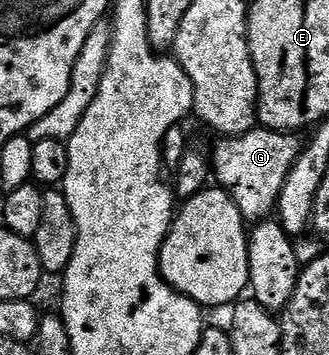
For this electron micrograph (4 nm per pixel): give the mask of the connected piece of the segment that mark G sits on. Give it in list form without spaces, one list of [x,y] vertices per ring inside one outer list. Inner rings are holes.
[[[260,126],[242,136],[230,136],[218,139],[217,149],[211,152],[211,172],[216,183],[228,192],[230,198],[239,206],[241,217],[247,222],[260,222],[274,215],[277,199],[283,190],[283,182],[287,182],[287,174],[291,174],[291,166],[295,166],[297,155],[301,153],[303,144],[296,135],[288,132],[272,132]]]

